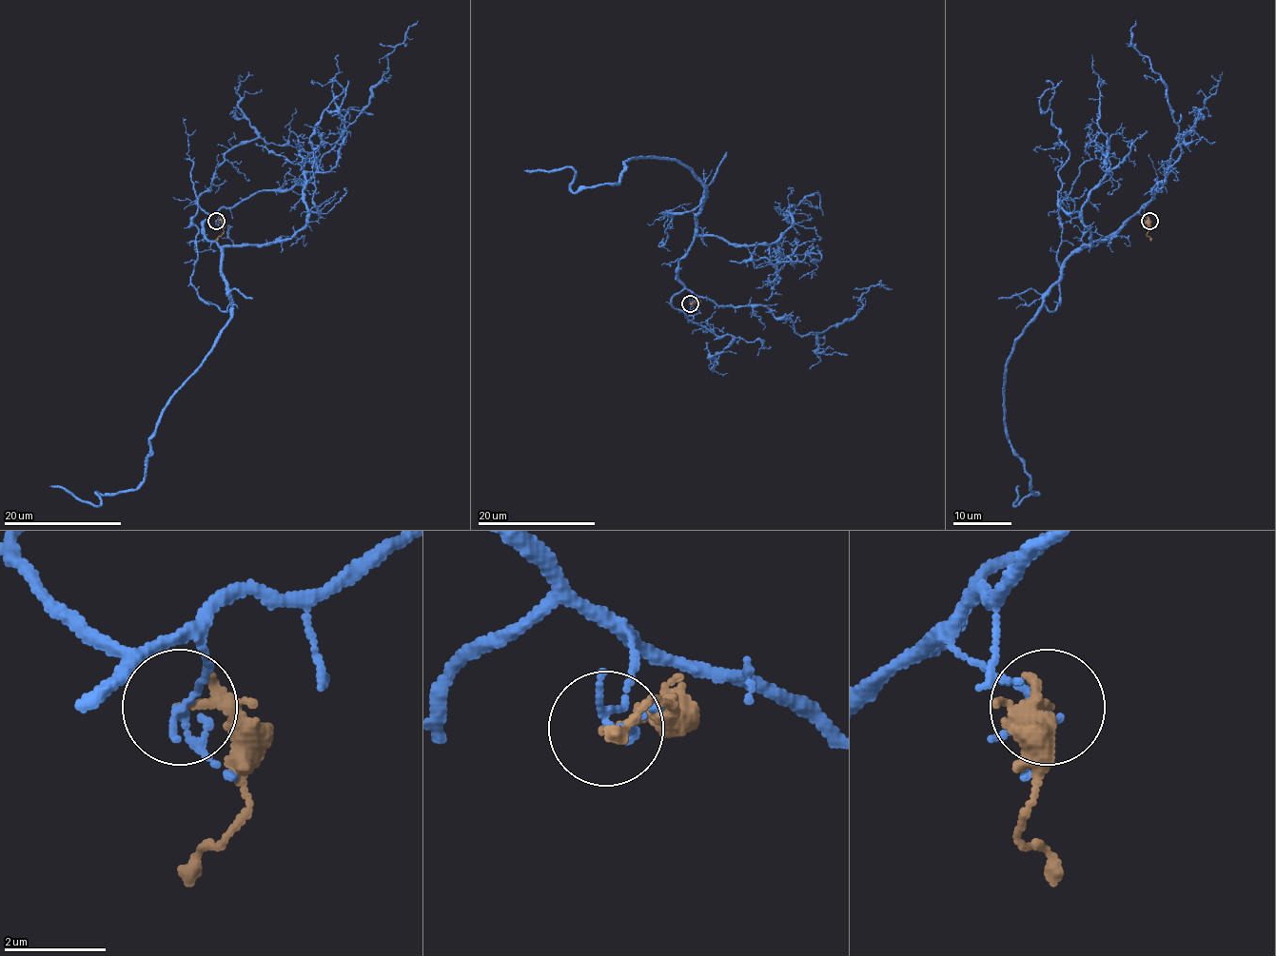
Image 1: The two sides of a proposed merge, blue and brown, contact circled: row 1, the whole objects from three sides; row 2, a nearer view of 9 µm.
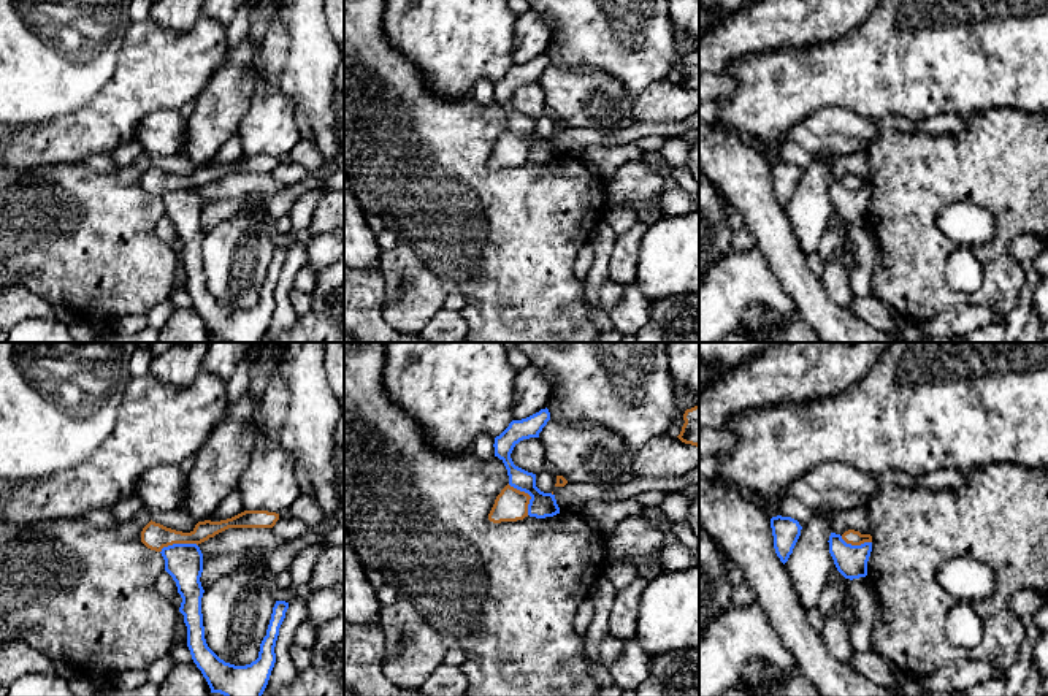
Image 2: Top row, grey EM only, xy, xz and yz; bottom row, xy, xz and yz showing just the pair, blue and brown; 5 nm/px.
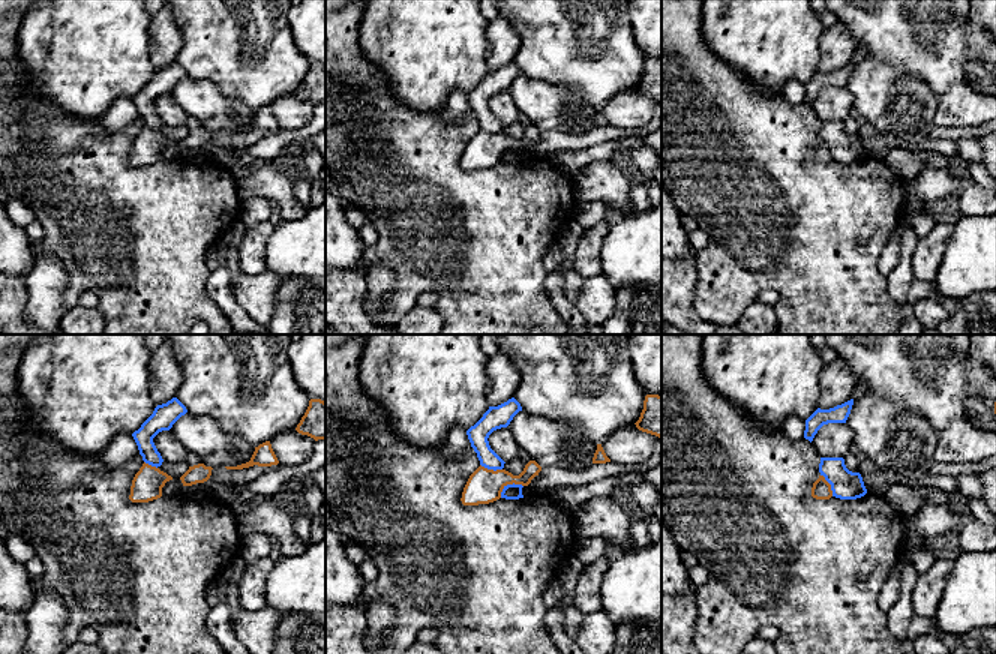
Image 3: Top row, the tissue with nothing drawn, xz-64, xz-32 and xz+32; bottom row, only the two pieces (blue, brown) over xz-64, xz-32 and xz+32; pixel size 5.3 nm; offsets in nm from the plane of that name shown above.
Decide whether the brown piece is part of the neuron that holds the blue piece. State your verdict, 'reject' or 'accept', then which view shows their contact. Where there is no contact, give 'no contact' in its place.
reject; meets blue in xz

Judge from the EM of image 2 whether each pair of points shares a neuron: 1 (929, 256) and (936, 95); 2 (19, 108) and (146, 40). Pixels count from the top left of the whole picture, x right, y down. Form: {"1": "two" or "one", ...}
{"1": "two", "2": "two"}

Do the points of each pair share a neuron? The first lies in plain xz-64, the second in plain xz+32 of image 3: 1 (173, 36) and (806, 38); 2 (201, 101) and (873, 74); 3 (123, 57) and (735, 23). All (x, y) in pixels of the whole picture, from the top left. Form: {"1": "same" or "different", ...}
{"1": "different", "2": "same", "3": "same"}

